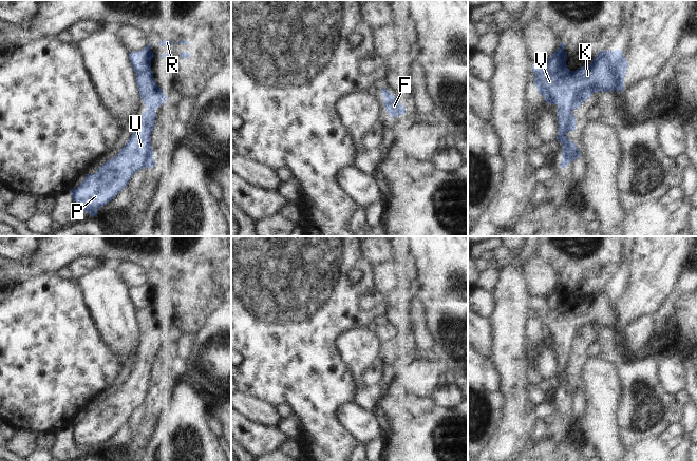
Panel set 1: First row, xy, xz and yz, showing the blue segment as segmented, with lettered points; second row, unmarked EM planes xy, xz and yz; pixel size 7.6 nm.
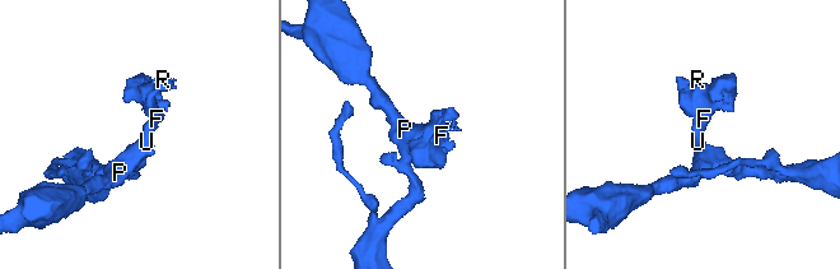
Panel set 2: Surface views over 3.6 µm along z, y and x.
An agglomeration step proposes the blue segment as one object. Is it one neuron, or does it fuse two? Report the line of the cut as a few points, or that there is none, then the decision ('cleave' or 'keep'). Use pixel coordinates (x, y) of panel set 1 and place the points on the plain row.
no cut; keep

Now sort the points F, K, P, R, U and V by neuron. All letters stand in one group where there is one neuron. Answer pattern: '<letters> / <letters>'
F K P R U V

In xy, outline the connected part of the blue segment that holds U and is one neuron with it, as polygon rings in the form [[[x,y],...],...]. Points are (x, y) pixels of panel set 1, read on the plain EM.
[[[153,280],[147,282],[138,288],[129,288],[129,295],[136,310],[136,320],[140,334],[147,346],[134,359],[134,366],[127,380],[120,388],[113,395],[102,400],[96,410],[86,410],[84,417],[71,426],[75,443],[81,448],[88,448],[90,453],[98,454],[97,447],[100,443],[111,438],[129,419],[134,409],[140,405],[152,404],[155,402],[153,396],[153,385],[151,382],[151,369],[155,362],[156,348],[168,334],[156,321],[151,306],[151,296],[154,290],[150,287]]]

